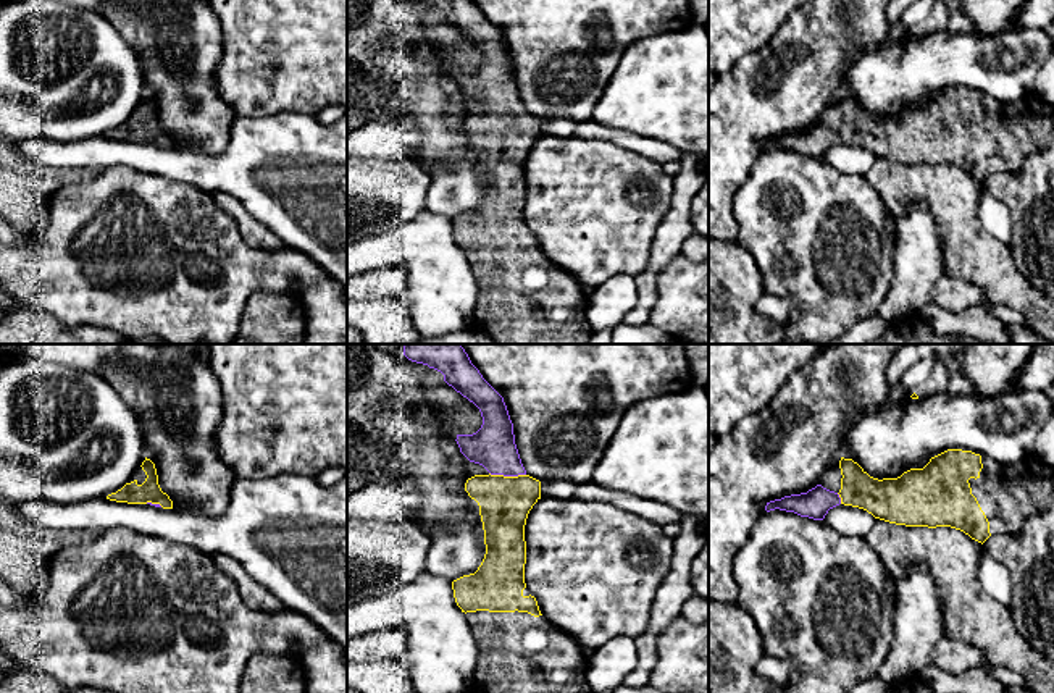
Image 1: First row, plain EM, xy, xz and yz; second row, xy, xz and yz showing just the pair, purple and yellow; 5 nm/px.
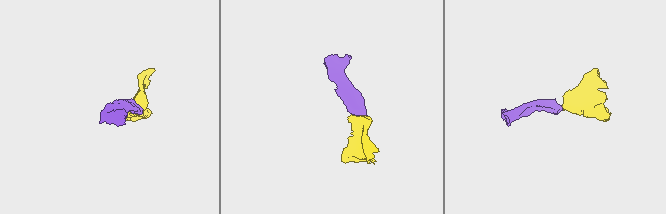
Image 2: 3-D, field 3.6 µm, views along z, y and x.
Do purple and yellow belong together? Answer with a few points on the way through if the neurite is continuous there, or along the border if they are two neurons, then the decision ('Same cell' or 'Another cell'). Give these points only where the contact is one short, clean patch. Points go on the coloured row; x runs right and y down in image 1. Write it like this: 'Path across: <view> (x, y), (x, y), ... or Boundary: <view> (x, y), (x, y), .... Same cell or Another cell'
Path across: xz (493, 446), (507, 475), (504, 503). Same cell

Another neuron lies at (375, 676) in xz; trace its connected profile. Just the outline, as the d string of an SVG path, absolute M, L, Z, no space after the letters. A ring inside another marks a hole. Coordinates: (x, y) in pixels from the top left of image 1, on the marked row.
M400 661L347 662L347 688L358 693L418 693Z

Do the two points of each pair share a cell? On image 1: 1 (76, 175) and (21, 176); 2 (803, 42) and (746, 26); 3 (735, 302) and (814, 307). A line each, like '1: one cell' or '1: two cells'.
1: one cell
2: two cells
3: two cells

